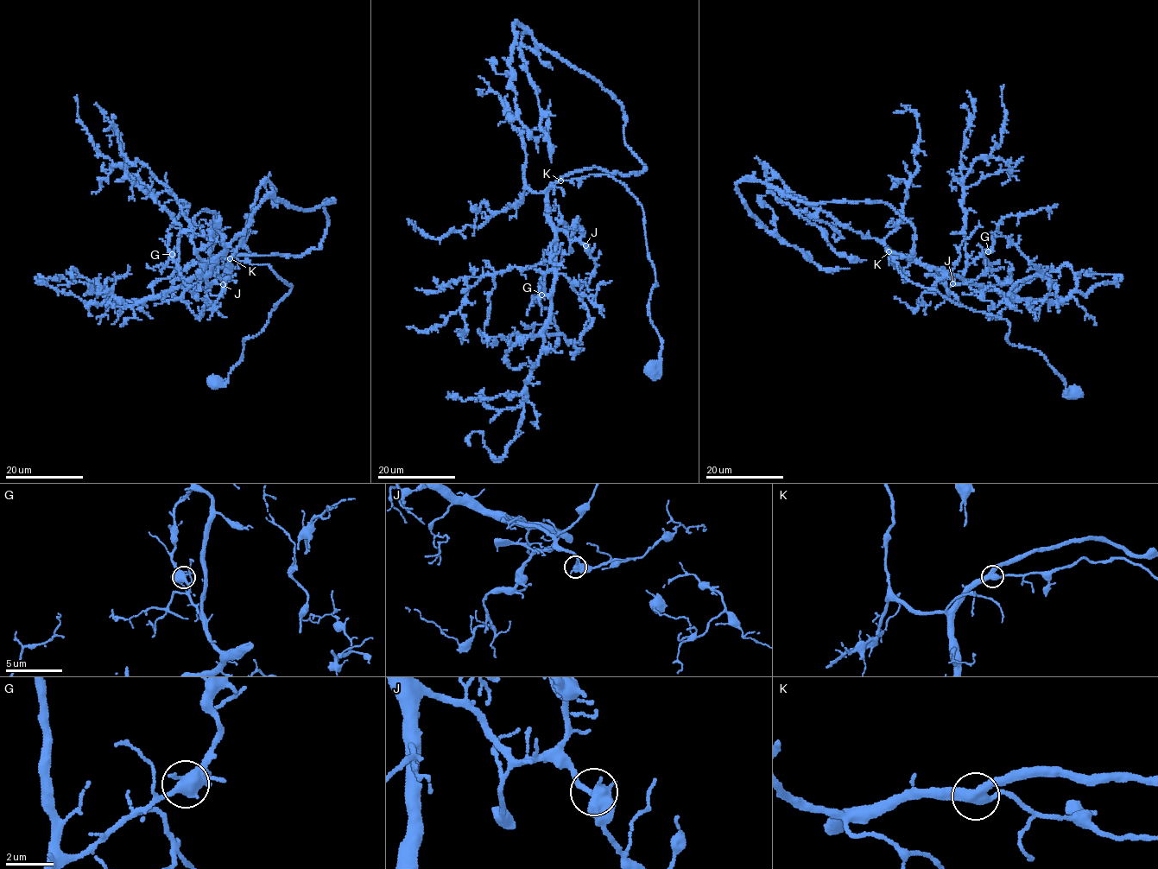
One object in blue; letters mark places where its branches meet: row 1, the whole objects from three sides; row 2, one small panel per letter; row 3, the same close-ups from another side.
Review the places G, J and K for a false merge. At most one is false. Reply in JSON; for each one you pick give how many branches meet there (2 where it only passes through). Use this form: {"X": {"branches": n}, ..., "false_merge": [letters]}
{"false_merge": []}

